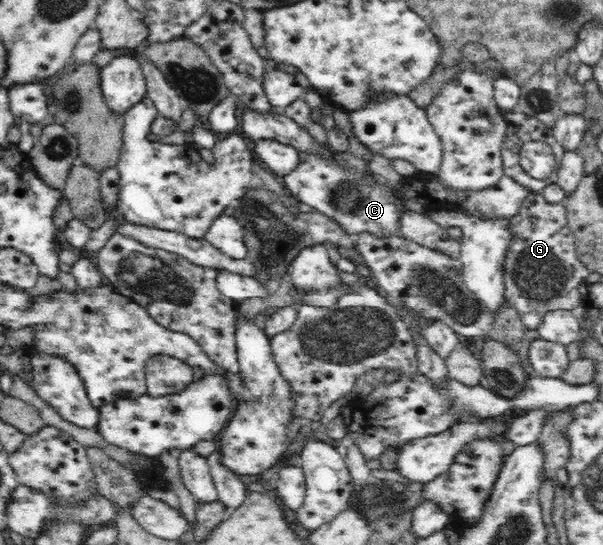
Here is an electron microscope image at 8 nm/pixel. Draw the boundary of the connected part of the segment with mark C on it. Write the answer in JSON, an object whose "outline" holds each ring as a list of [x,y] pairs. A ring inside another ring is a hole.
{"outline":[[[332,150],[332,157],[328,161],[324,161],[317,155],[307,155],[306,159],[300,162],[294,171],[283,176],[283,179],[286,189],[290,191],[291,197],[296,202],[308,204],[336,222],[340,222],[340,227],[348,234],[368,231],[372,234],[387,236],[398,233],[400,210],[404,207],[402,199],[395,197],[394,191],[388,185],[380,184],[374,176],[369,177],[369,175],[368,163],[358,159],[349,151],[337,153]]]}

